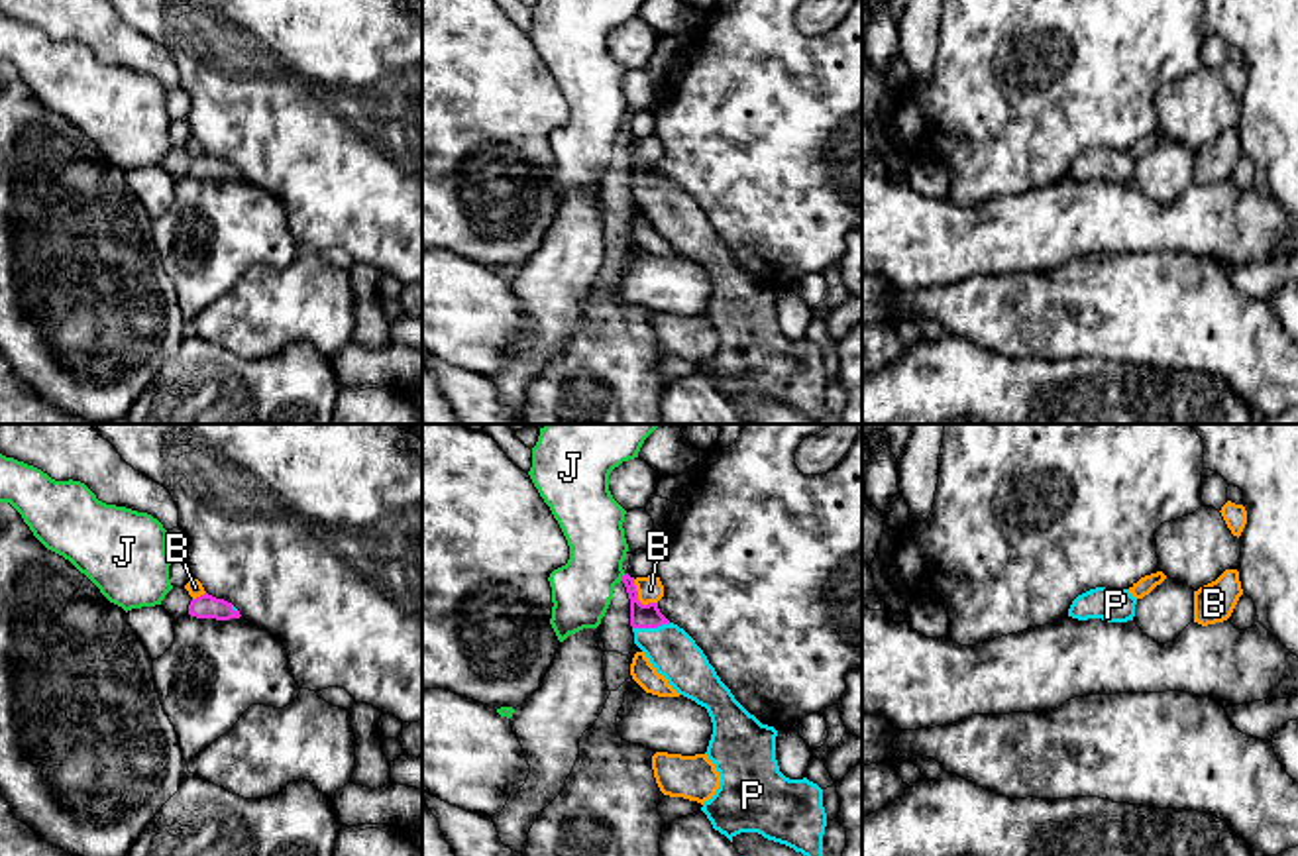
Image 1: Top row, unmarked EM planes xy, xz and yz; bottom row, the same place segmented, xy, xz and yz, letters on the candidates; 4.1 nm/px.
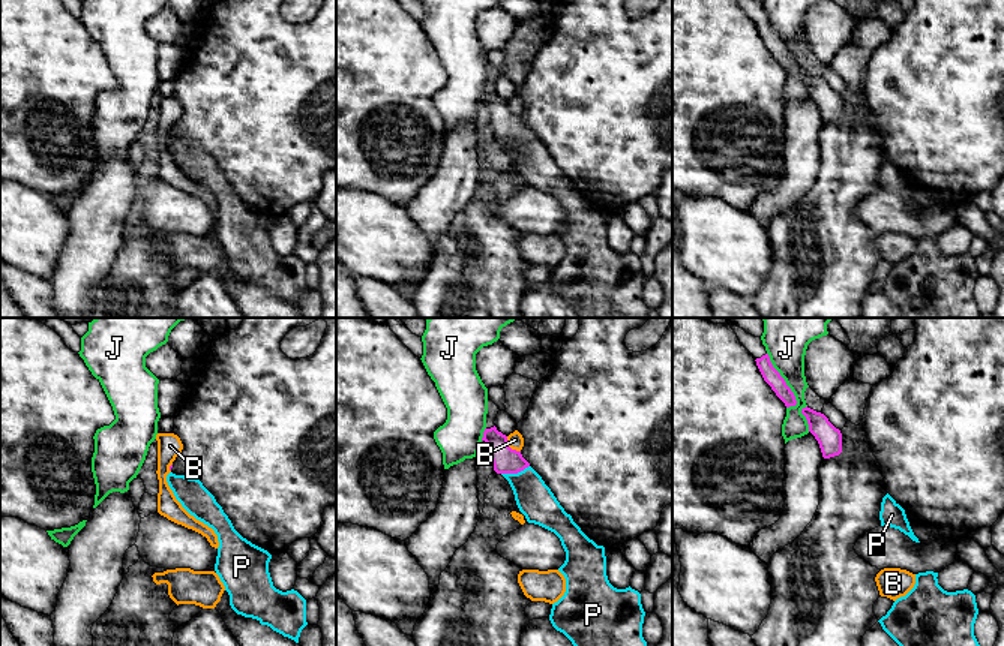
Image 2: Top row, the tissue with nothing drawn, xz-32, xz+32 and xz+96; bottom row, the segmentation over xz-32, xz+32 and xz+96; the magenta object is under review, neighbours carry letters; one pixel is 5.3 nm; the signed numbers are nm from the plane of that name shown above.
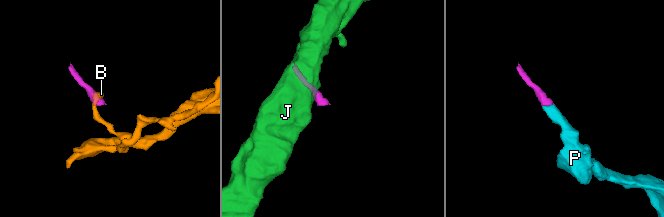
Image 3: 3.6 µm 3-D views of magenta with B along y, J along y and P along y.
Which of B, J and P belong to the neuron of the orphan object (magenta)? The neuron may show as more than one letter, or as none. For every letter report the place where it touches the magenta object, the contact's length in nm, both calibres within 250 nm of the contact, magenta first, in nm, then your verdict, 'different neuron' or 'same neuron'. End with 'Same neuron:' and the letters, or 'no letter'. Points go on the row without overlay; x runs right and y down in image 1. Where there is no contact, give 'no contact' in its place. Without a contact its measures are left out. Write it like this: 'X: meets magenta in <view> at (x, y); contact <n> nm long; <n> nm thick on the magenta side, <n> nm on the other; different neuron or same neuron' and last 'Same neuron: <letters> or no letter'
B: meets magenta in xz at (637, 160); contact 140 nm long; 100 nm thick on the magenta side, 110 nm on the other; different neuron
J: meets magenta in xz at (623, 138); contact 40 nm long; 100 nm thick on the magenta side, 260 nm on the other; different neuron
P: meets magenta in xz at (650, 187); contact 160 nm long; 100 nm thick on the magenta side, 200 nm on the other; same neuron
Same neuron: P

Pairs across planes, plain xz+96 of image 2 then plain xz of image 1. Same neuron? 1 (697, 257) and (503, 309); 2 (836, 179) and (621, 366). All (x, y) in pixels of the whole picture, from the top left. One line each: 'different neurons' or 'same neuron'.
1: same neuron
2: same neuron

